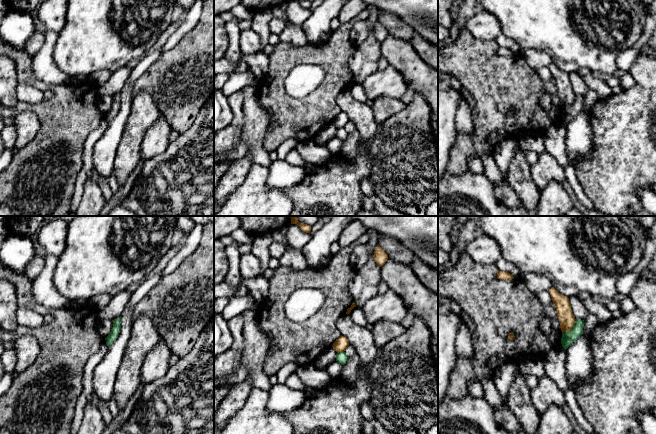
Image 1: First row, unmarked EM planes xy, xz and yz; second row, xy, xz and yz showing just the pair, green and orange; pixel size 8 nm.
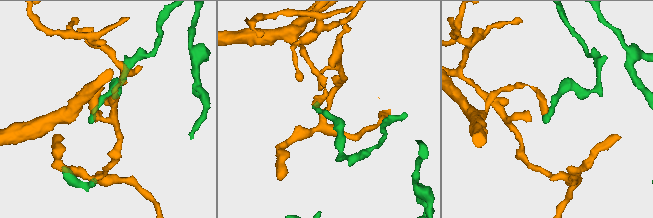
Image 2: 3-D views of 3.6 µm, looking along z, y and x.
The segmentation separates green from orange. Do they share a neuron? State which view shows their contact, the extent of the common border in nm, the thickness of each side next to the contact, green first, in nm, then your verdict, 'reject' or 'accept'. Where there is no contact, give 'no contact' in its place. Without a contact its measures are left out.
contact in yz; length 160 nm; calibres 100 and 130 nm; reject

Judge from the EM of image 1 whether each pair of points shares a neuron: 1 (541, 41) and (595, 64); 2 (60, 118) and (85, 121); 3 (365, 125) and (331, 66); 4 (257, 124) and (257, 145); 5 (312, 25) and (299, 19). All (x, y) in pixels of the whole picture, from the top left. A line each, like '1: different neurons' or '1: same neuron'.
1: same neuron
2: same neuron
3: different neurons
4: same neuron
5: different neurons

